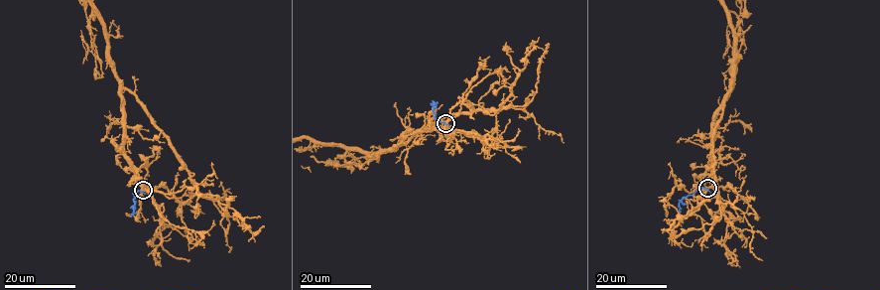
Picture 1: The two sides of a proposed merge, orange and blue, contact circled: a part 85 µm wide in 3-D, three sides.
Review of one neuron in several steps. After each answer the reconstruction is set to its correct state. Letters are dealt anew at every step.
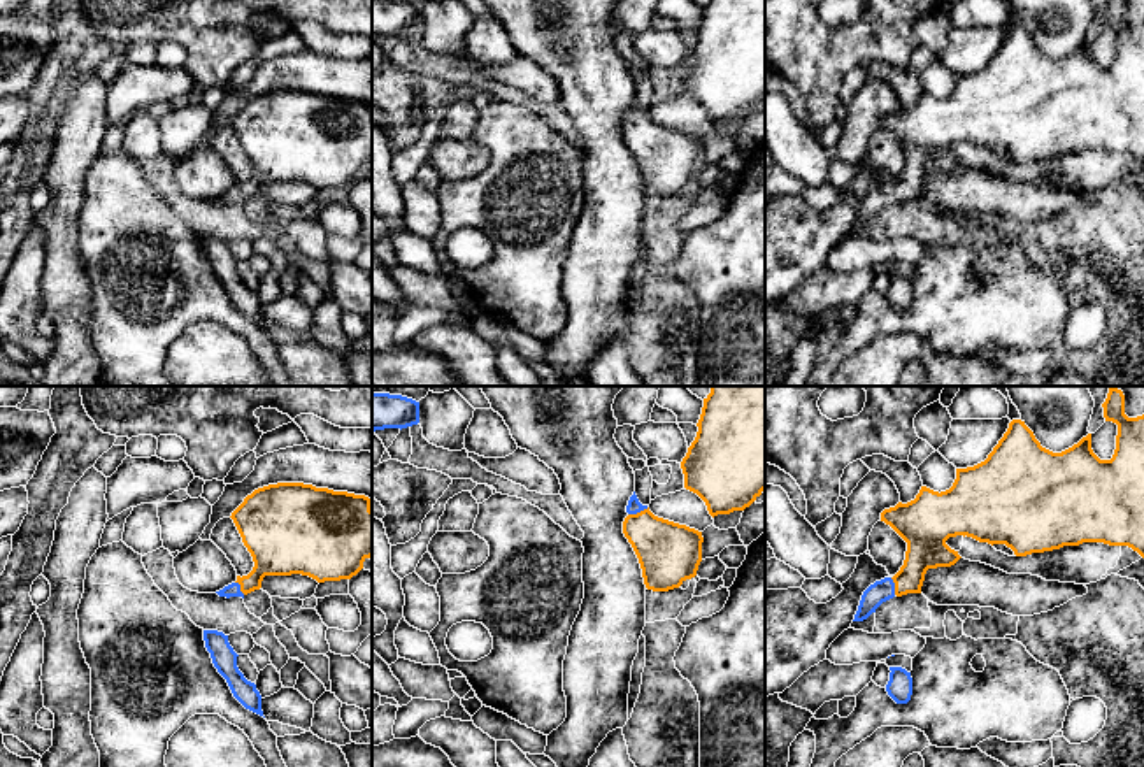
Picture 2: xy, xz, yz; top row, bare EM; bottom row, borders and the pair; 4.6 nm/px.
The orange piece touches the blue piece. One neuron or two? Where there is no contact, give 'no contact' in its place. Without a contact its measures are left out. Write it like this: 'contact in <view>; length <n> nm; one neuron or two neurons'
contact in xz; length 100 nm; one neuron

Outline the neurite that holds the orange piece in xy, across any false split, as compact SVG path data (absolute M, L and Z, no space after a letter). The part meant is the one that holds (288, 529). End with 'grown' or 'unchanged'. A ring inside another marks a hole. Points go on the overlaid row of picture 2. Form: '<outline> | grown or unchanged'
M277 483L254 490L230 516L253 556L254 567L247 576L216 591L219 597L246 597L260 590L265 576L302 574L325 581L351 579L363 569L363 562L372 556L372 509L370 498L347 491L316 488L304 483Z | grown

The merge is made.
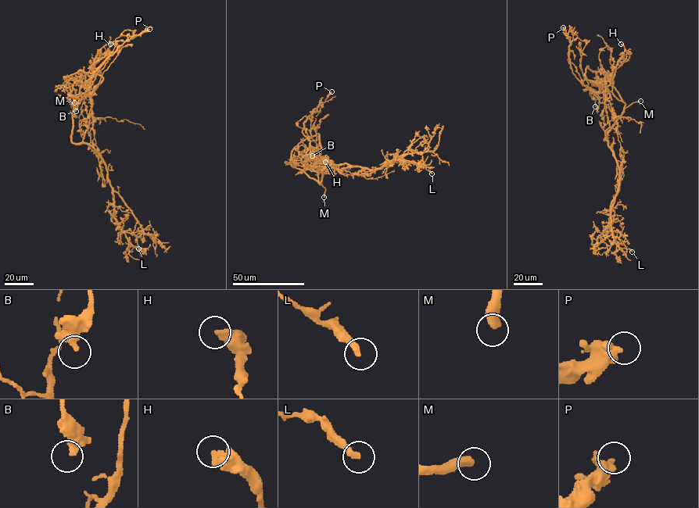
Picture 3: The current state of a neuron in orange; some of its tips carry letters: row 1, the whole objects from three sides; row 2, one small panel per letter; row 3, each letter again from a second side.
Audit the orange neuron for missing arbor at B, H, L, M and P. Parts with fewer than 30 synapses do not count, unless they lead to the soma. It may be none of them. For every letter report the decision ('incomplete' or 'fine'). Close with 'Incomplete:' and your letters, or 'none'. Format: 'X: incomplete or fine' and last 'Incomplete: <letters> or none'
B: fine
H: fine
L: fine
M: incomplete
P: fine
Incomplete: M

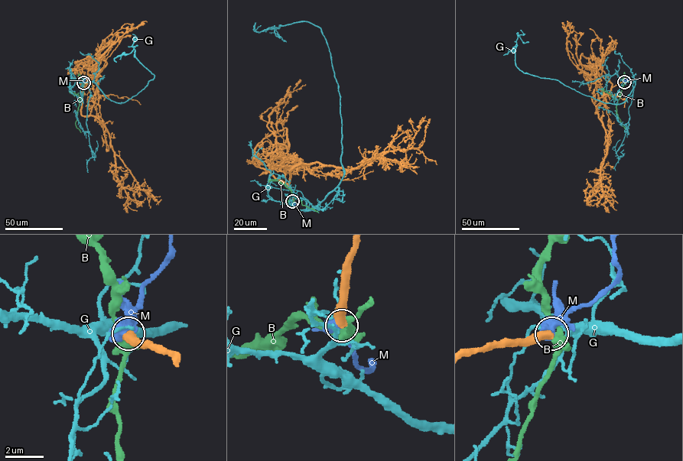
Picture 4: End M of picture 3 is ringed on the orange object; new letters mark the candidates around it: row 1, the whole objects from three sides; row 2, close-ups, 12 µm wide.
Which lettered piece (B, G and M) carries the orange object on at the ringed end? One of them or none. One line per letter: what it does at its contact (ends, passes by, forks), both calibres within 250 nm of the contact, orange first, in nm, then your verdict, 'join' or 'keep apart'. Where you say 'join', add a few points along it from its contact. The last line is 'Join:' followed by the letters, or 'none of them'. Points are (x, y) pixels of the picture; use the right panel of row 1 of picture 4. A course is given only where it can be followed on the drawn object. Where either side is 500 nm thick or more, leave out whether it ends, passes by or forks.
B: it passes by | 480/480 nm | keep apart
G: 550/140 nm | keep apart
M: 550/700 nm | keep apart
Join: none of them

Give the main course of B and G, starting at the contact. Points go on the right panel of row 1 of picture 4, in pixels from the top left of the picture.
B: (624, 82), (617, 101), (616, 113), (621, 124), (627, 131)
G: (623, 81), (635, 83), (626, 99), (604, 103), (524, 73), (515, 63), (516, 45), (503, 55)

